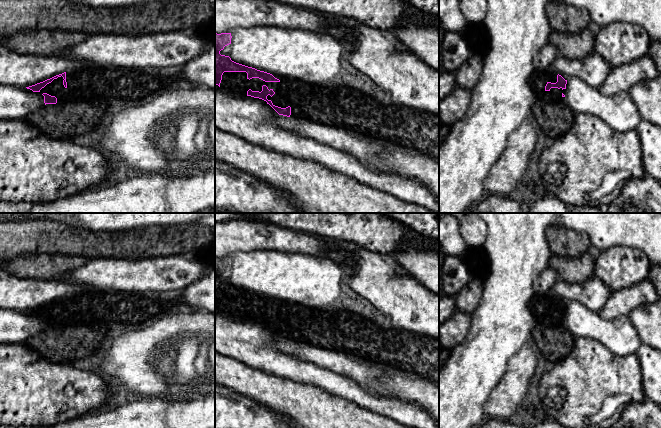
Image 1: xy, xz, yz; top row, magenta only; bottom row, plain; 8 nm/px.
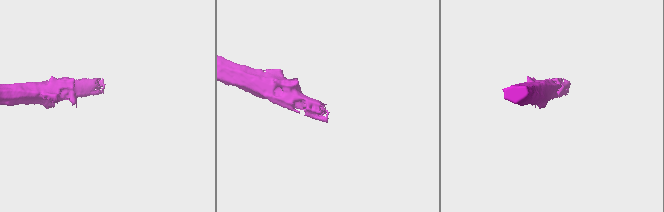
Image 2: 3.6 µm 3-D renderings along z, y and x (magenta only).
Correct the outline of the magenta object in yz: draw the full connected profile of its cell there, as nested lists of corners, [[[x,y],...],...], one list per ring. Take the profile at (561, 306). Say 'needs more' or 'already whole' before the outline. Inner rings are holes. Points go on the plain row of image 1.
needs more; [[[552,290],[547,293],[550,298],[550,303],[545,310],[545,315],[550,315],[551,312],[562,313],[562,321],[565,321],[565,313],[566,313],[566,300],[561,299],[557,296]]]

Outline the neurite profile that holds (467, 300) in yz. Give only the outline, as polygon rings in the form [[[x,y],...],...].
[[[471,278],[468,284],[455,296],[456,309],[472,314],[482,298],[484,282],[478,278]]]

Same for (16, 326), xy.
[[[0,309],[0,344],[24,343],[45,329],[44,320],[26,311]]]

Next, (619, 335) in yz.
[[[567,301],[565,325],[575,337],[596,340],[619,357],[637,352],[642,340],[629,316],[603,319],[578,301]]]

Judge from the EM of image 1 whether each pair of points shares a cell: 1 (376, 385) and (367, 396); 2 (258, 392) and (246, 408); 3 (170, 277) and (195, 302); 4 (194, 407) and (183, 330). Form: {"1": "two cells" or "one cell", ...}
{"1": "two cells", "2": "two cells", "3": "two cells", "4": "two cells"}

